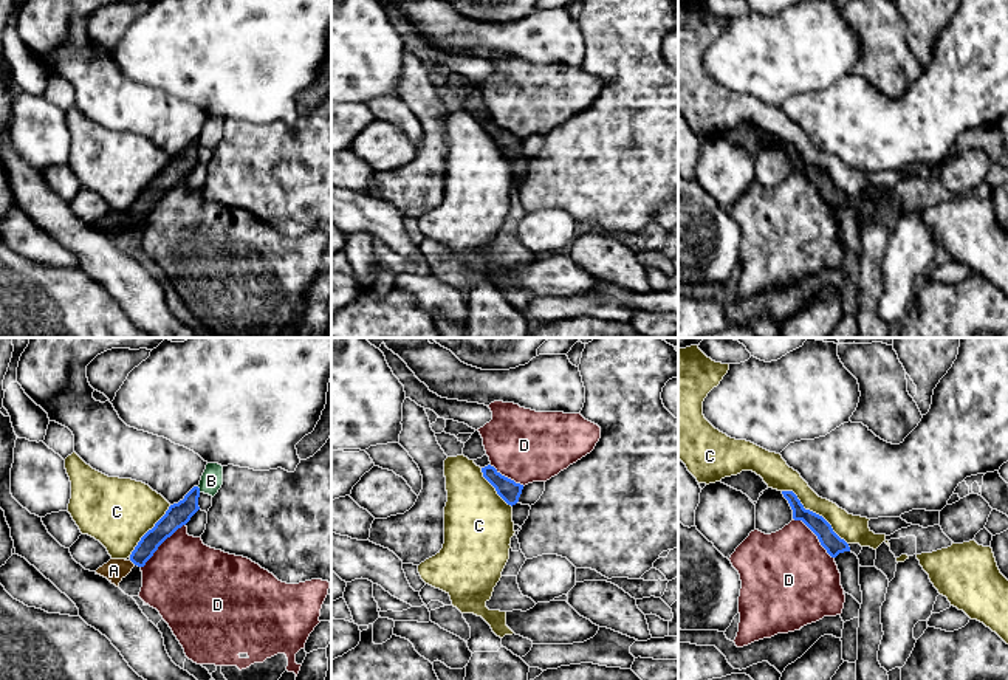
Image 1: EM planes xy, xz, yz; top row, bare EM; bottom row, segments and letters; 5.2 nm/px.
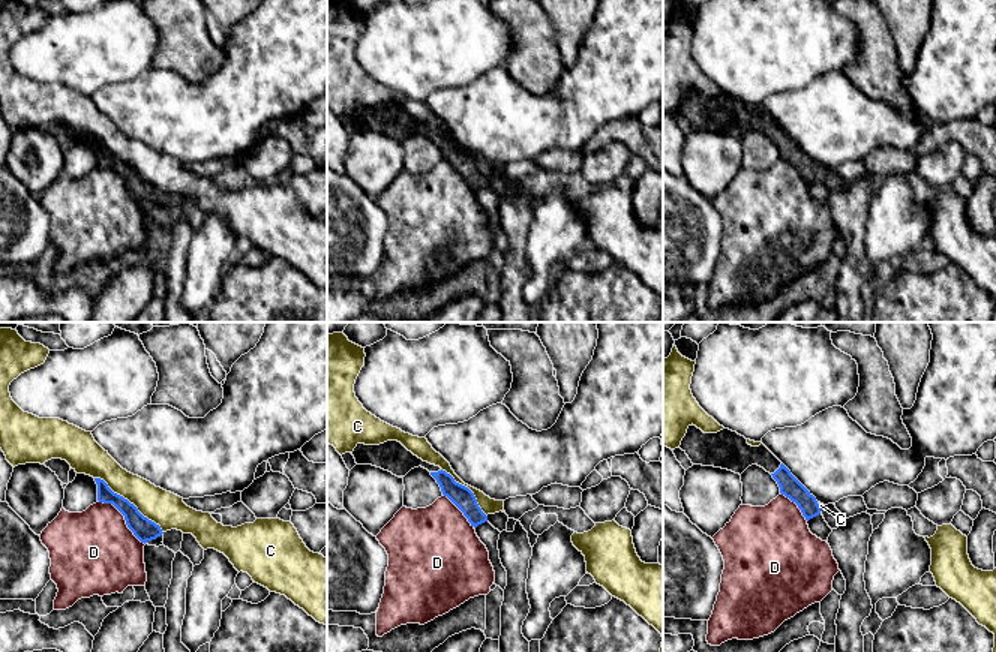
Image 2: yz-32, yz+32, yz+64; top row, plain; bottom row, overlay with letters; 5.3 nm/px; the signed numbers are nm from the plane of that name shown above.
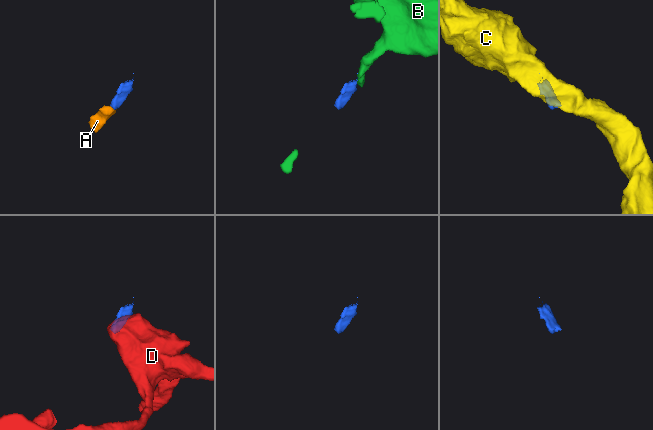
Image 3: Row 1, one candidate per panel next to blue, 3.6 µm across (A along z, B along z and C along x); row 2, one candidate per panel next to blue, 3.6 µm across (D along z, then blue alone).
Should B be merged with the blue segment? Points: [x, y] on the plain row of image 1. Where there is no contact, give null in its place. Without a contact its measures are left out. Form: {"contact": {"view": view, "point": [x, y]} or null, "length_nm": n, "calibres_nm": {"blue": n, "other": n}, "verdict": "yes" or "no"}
{"contact": {"view": "xy", "point": [198, 143]}, "length_nm": 40, "calibres_nm": {"blue": 120, "other": 110}, "verdict": "no"}

